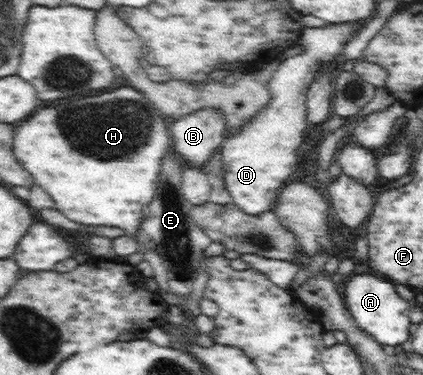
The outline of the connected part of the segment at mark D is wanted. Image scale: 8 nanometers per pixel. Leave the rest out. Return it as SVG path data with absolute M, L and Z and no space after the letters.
M346 21L341 24L322 25L322 27L303 27L302 35L298 38L298 43L302 47L302 52L288 58L287 60L278 62L277 68L273 71L268 81L270 103L265 105L250 118L245 124L242 124L236 132L232 132L228 139L222 141L222 167L224 171L224 184L230 192L233 203L236 204L244 213L248 215L258 215L259 213L272 210L275 207L280 189L284 187L288 179L292 179L290 175L296 171L296 167L301 167L298 158L298 149L303 141L300 137L304 137L310 130L306 125L306 99L310 84L317 78L318 73L323 71L324 67L331 61L334 61L340 53L342 54L344 47L357 36L361 31L361 23L359 21Z

